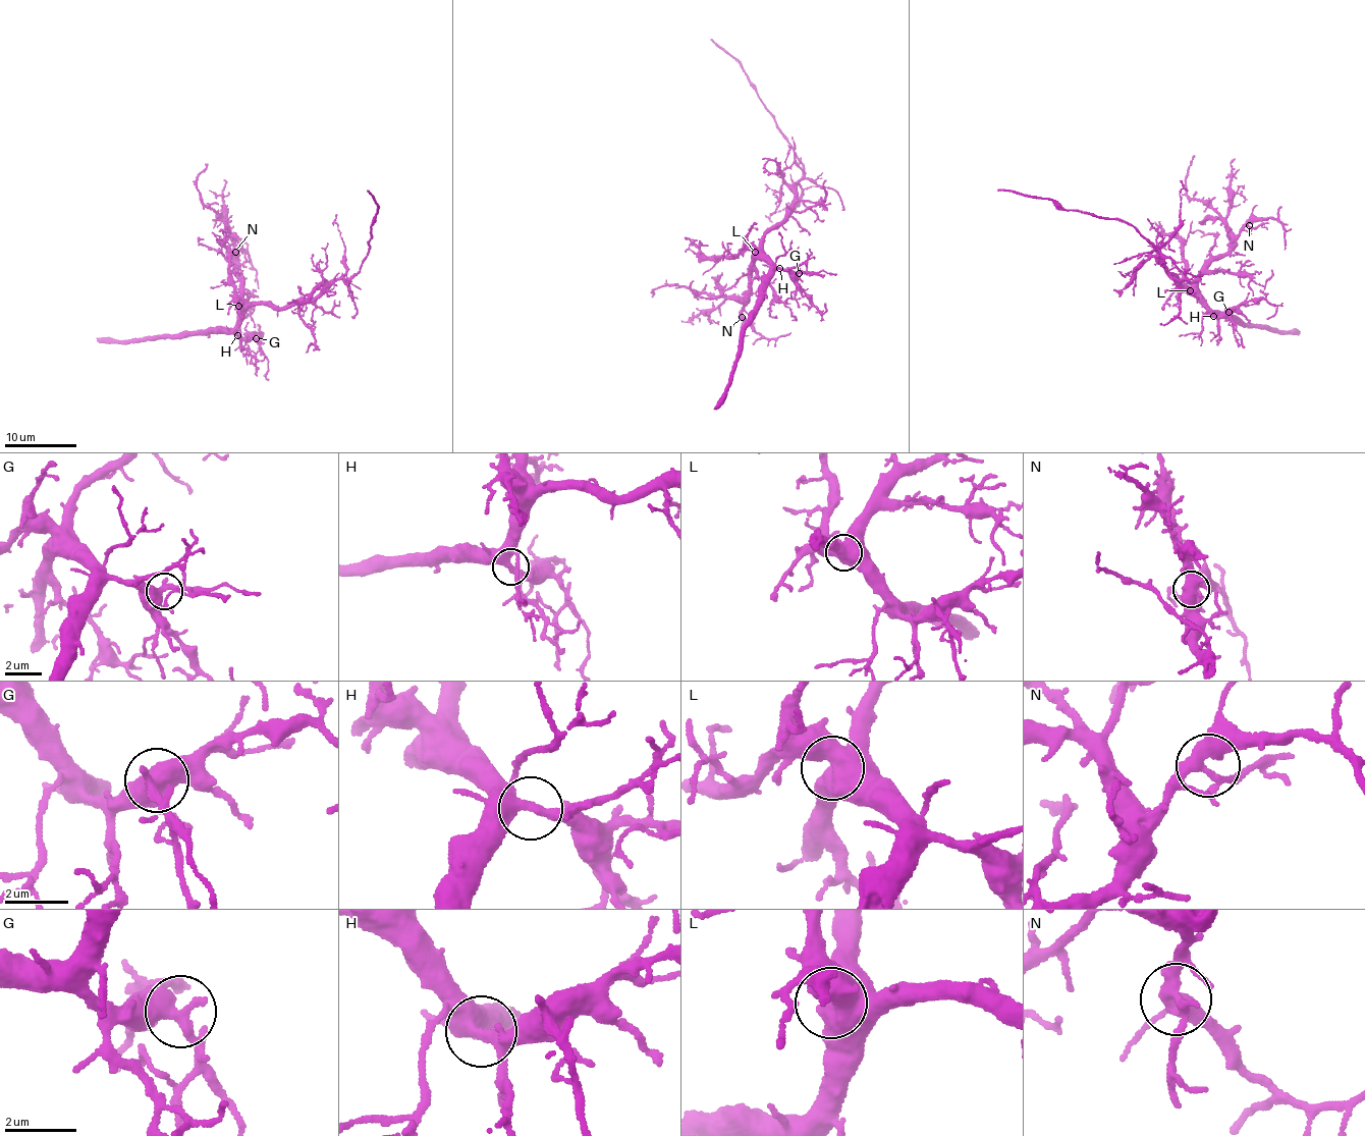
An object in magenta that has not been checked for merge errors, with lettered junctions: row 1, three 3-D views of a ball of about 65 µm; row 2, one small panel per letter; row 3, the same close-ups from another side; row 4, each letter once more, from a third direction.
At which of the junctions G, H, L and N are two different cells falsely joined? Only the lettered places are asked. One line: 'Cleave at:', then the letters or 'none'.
Cleave at: none

